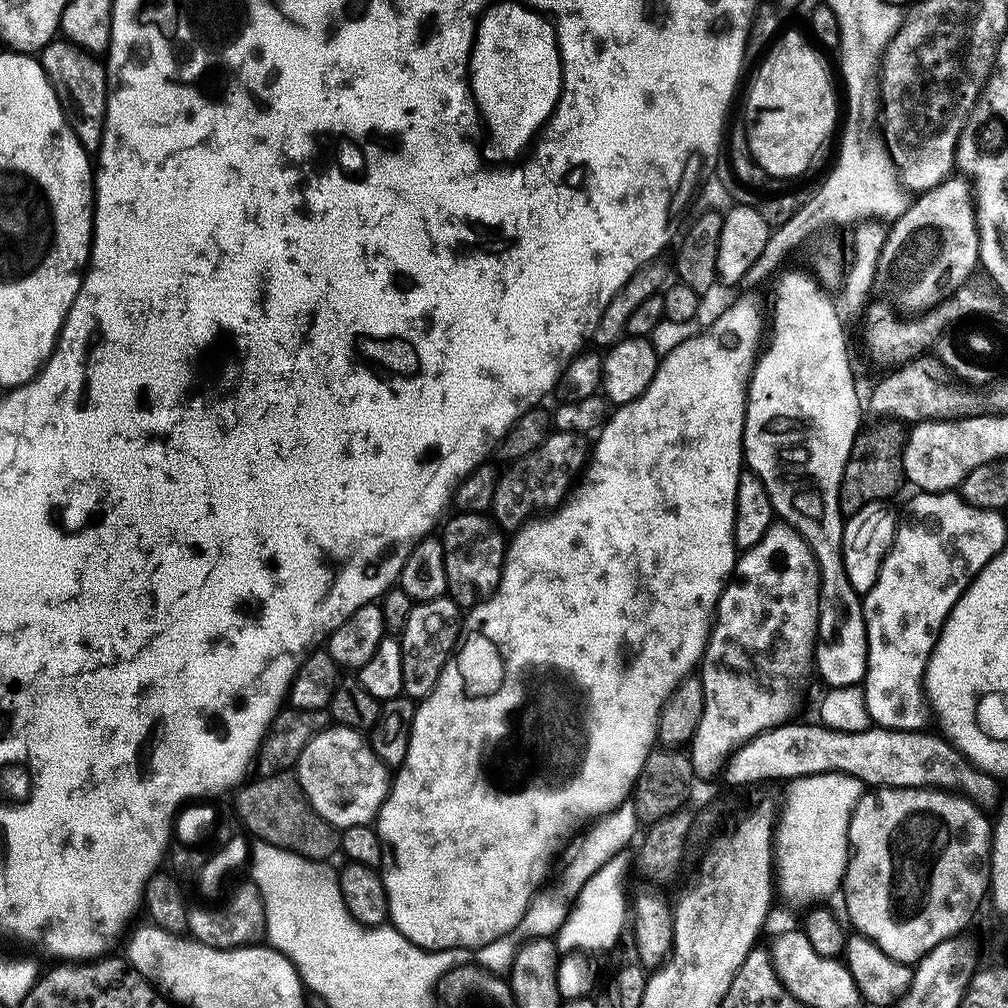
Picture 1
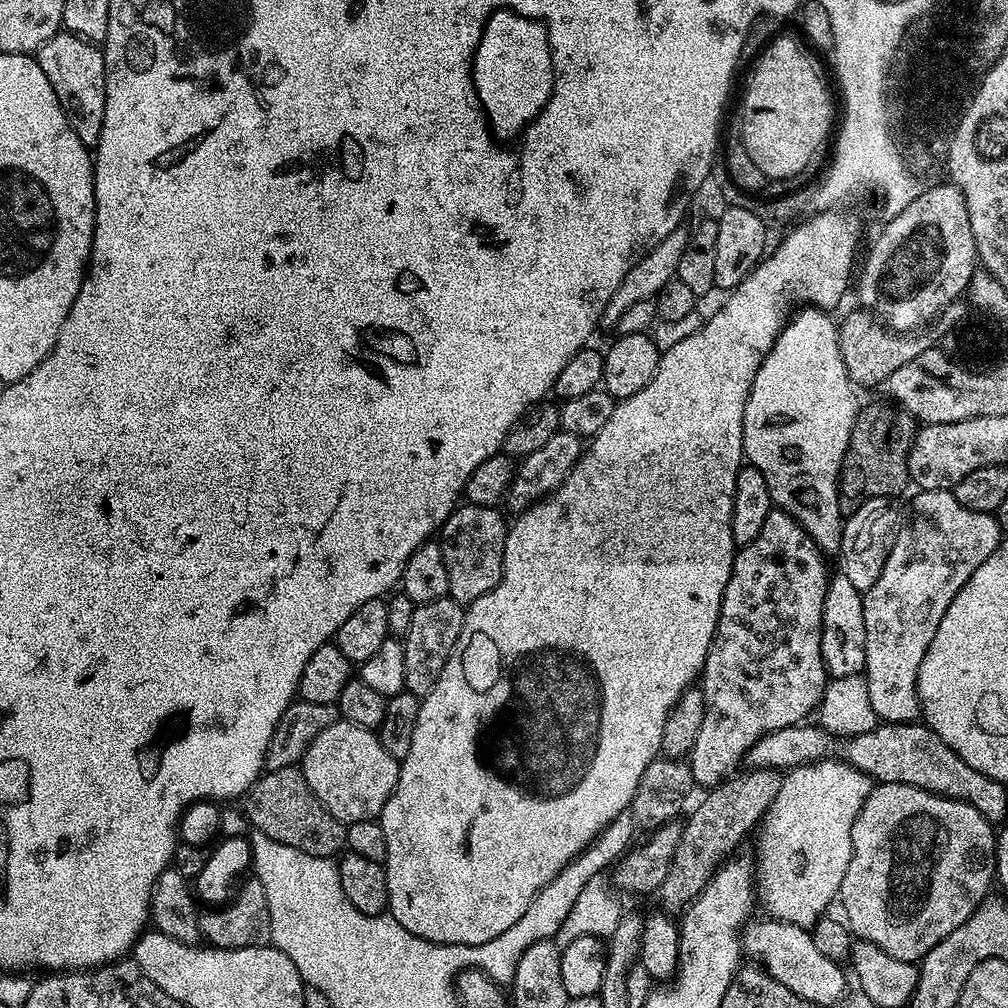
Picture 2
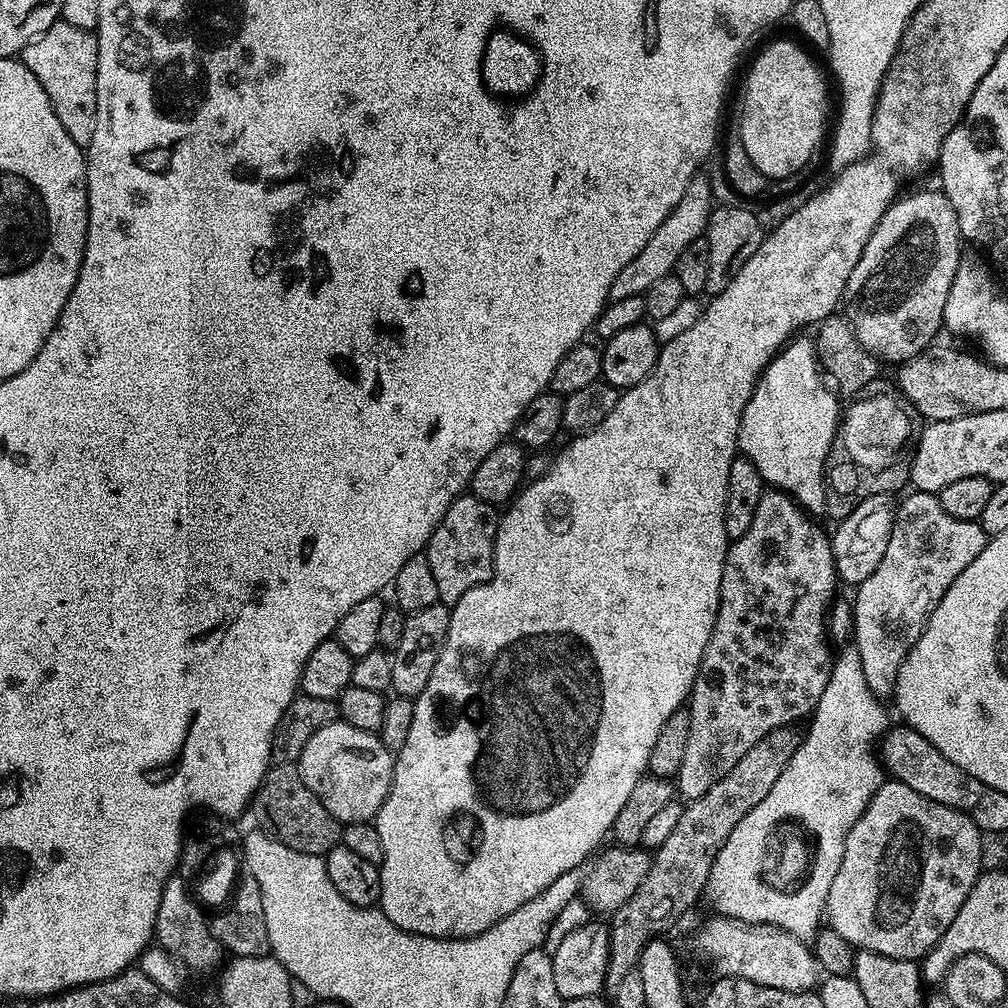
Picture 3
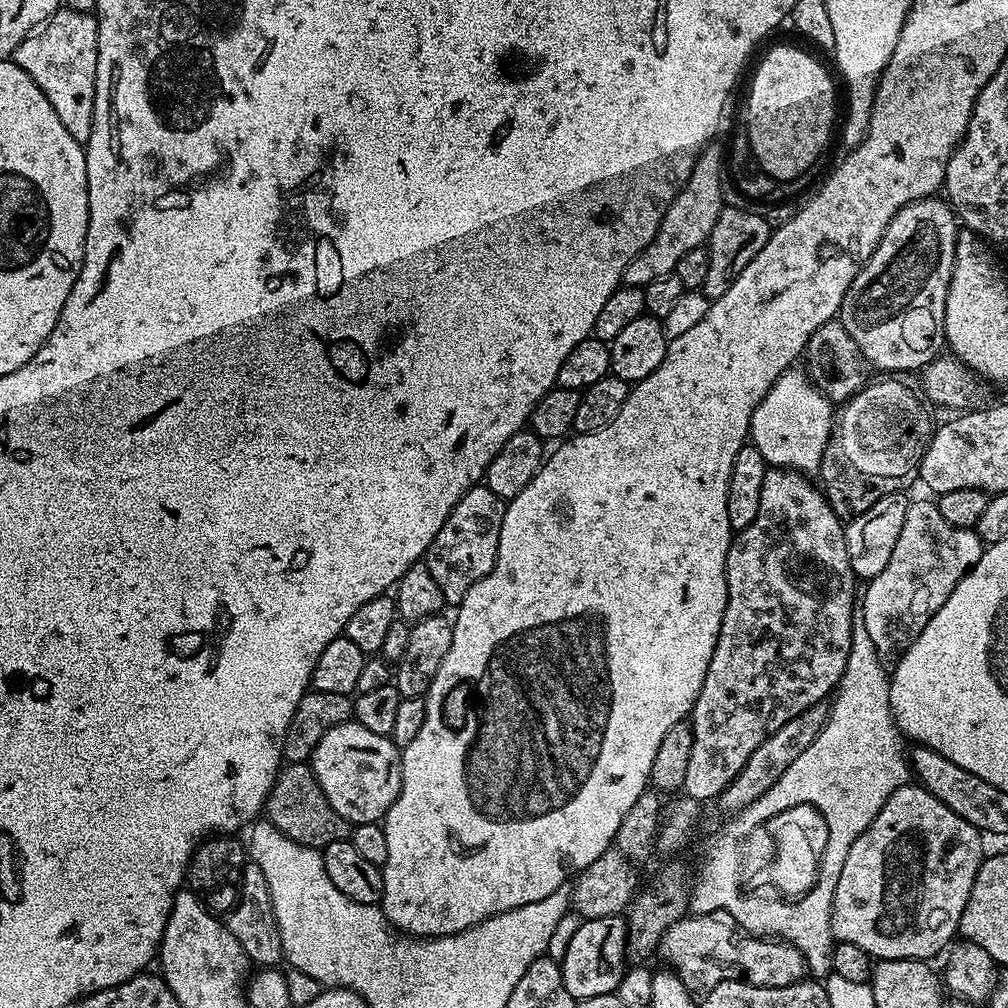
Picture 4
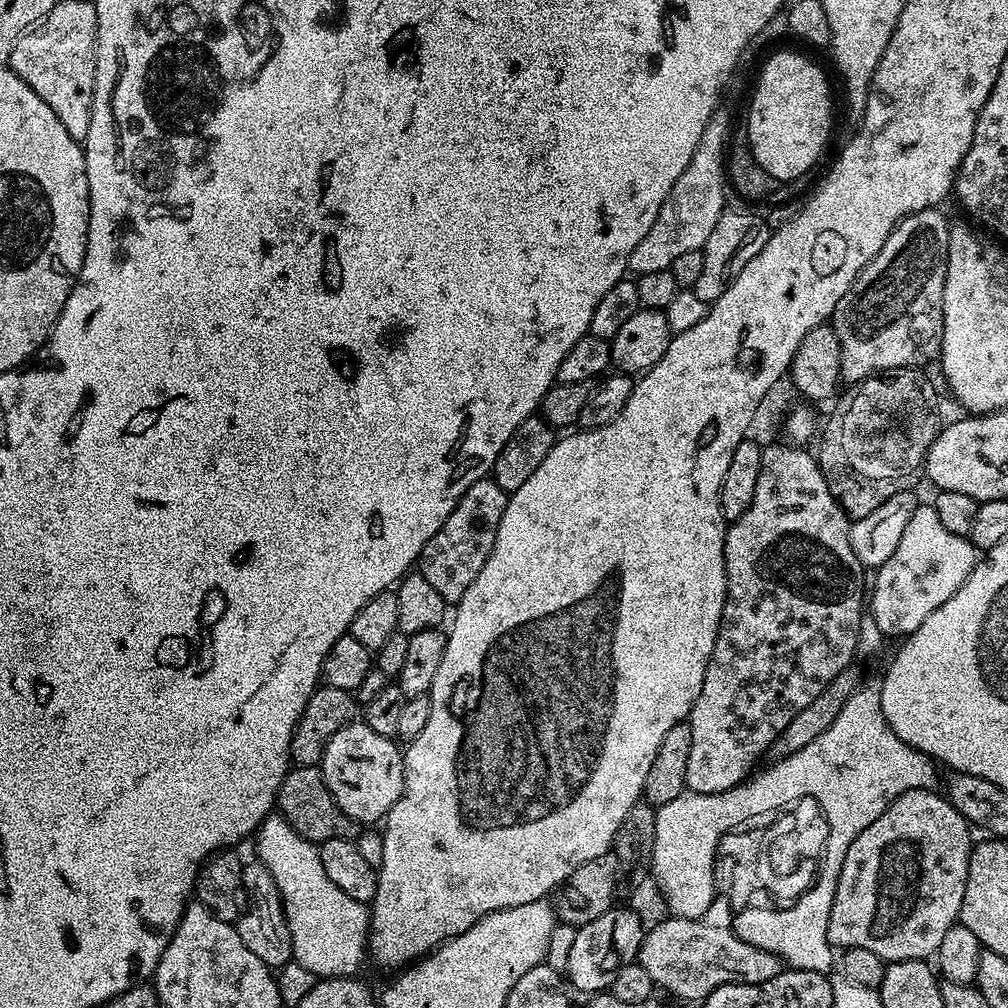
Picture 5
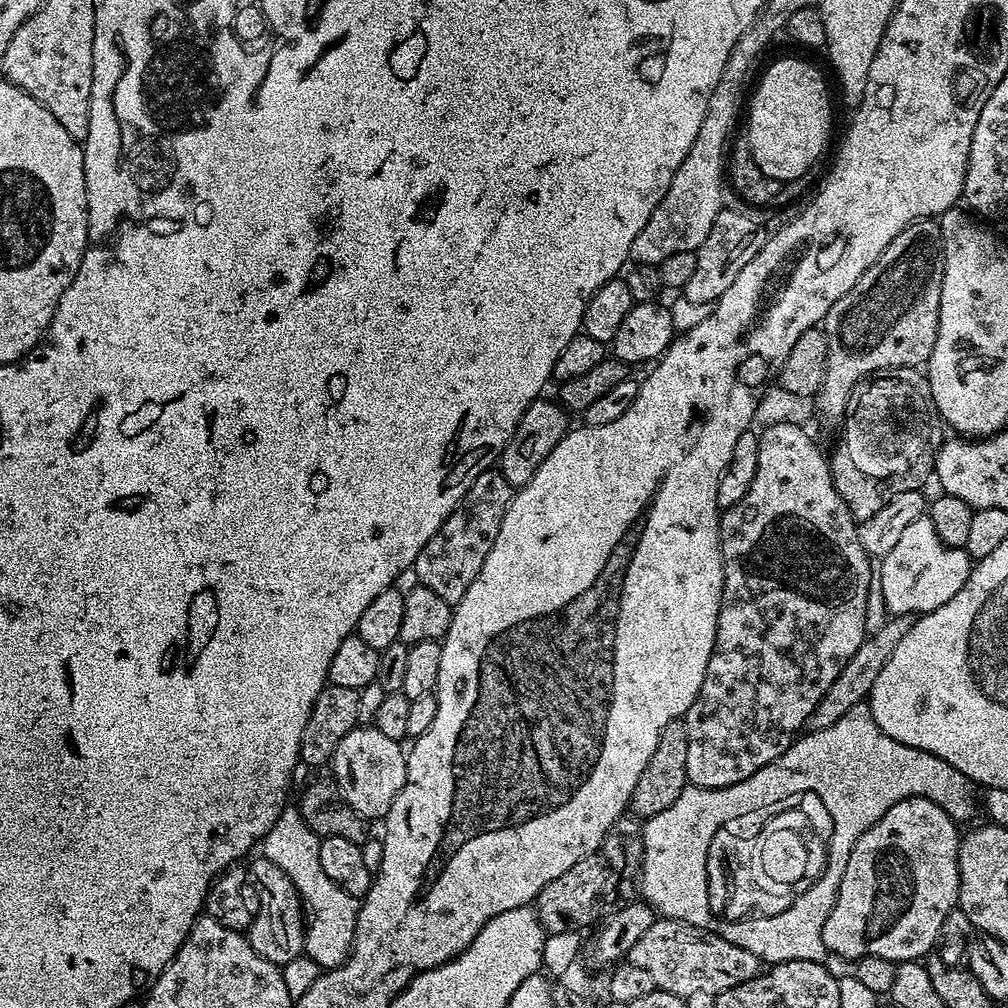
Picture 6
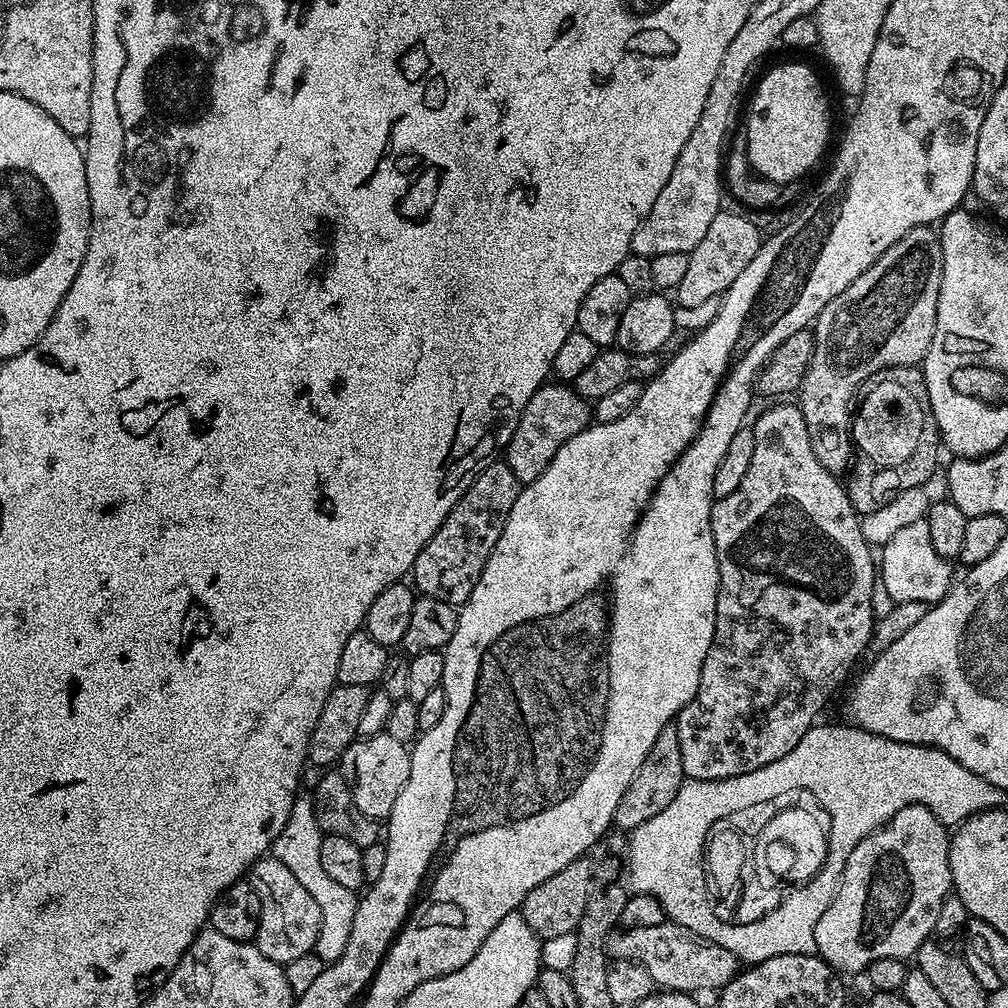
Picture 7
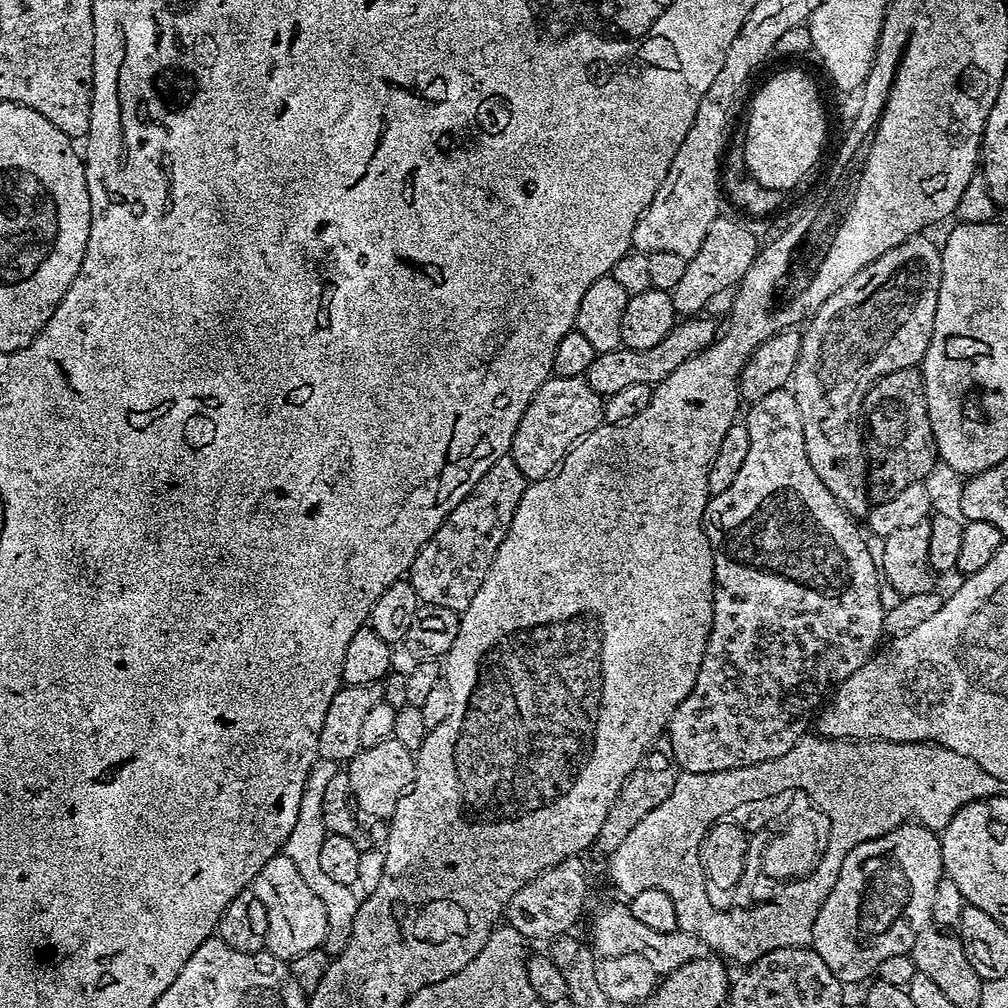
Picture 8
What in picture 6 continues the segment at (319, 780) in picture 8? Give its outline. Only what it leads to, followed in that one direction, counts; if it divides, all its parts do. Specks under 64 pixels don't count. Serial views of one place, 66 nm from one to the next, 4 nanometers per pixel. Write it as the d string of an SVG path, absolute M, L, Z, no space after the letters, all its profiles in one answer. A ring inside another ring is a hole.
M285 806L280 811L274 826L264 835L262 841L263 859L274 862L298 890L306 909L306 931L304 933L303 955L309 956L320 969L336 968L348 959L352 951L352 939L356 929L358 911L357 897L346 894L342 886L334 886L330 878L322 871L322 862L318 858L318 846L321 837L316 835L302 818L299 807Z

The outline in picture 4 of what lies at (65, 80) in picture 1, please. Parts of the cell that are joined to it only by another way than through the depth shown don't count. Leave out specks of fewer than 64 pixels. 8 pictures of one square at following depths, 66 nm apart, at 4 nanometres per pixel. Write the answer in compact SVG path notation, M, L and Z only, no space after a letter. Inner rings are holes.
M61 7L47 24L32 33L16 47L14 63L26 70L30 78L46 94L46 102L54 106L54 114L62 118L62 126L70 130L74 142L87 145L94 126L94 94L98 70L98 26L91 12Z

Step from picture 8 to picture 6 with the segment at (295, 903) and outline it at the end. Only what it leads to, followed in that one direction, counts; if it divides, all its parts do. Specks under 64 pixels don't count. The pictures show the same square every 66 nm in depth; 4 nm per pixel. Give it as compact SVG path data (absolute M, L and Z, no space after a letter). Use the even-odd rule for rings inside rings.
M257 858L252 865L247 865L247 879L254 886L260 905L252 924L246 930L250 946L262 958L266 958L277 966L283 966L291 959L298 958L304 951L304 933L306 931L306 909L298 890L274 862Z

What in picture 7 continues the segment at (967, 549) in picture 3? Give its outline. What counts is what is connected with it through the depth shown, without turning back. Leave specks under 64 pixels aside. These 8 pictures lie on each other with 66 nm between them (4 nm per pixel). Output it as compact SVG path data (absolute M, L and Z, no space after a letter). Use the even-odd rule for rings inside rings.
M927 519L910 522L910 526L902 526L890 542L882 546L878 556L878 580L884 584L892 601L897 604L902 602L922 602L933 605L937 600L948 595L954 584L954 575L947 559L934 550L934 542L930 542L930 526Z

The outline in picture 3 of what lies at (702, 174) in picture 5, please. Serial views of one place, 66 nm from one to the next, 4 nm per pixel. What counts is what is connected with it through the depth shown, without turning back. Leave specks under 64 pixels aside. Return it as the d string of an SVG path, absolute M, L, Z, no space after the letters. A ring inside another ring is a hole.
M703 178L692 180L686 194L682 194L682 202L678 202L678 206L674 206L672 213L666 218L666 222L658 226L654 238L650 238L650 242L646 242L646 246L634 258L634 262L630 262L624 267L622 274L618 274L612 287L611 299L615 301L631 296L644 296L652 289L654 282L673 275L678 258L686 250L686 246L690 246L690 242L701 239L707 233L713 207L711 186Z

